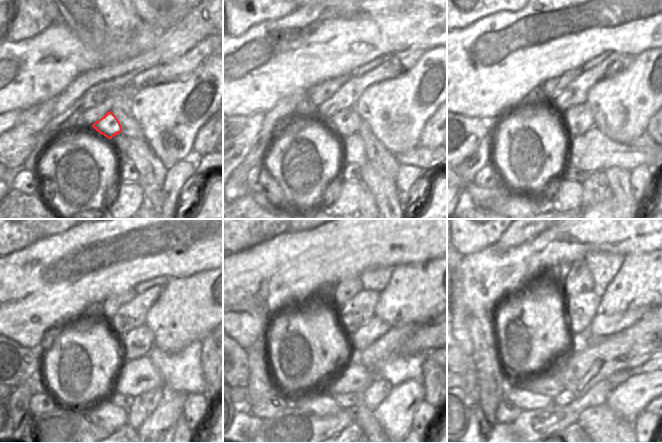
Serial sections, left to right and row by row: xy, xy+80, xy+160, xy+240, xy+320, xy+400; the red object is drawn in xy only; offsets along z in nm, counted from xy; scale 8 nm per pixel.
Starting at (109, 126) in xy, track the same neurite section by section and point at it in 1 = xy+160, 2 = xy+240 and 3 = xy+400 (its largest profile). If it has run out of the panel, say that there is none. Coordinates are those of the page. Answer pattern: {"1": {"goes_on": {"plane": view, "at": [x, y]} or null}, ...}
{"1": {"goes_on": {"plane": "xy+160", "at": [578, 119]}}, "2": {"goes_on": {"plane": "xy+240", "at": [137, 343]}}, "3": {"goes_on": {"plane": "xy+400", "at": [601, 325]}}}

